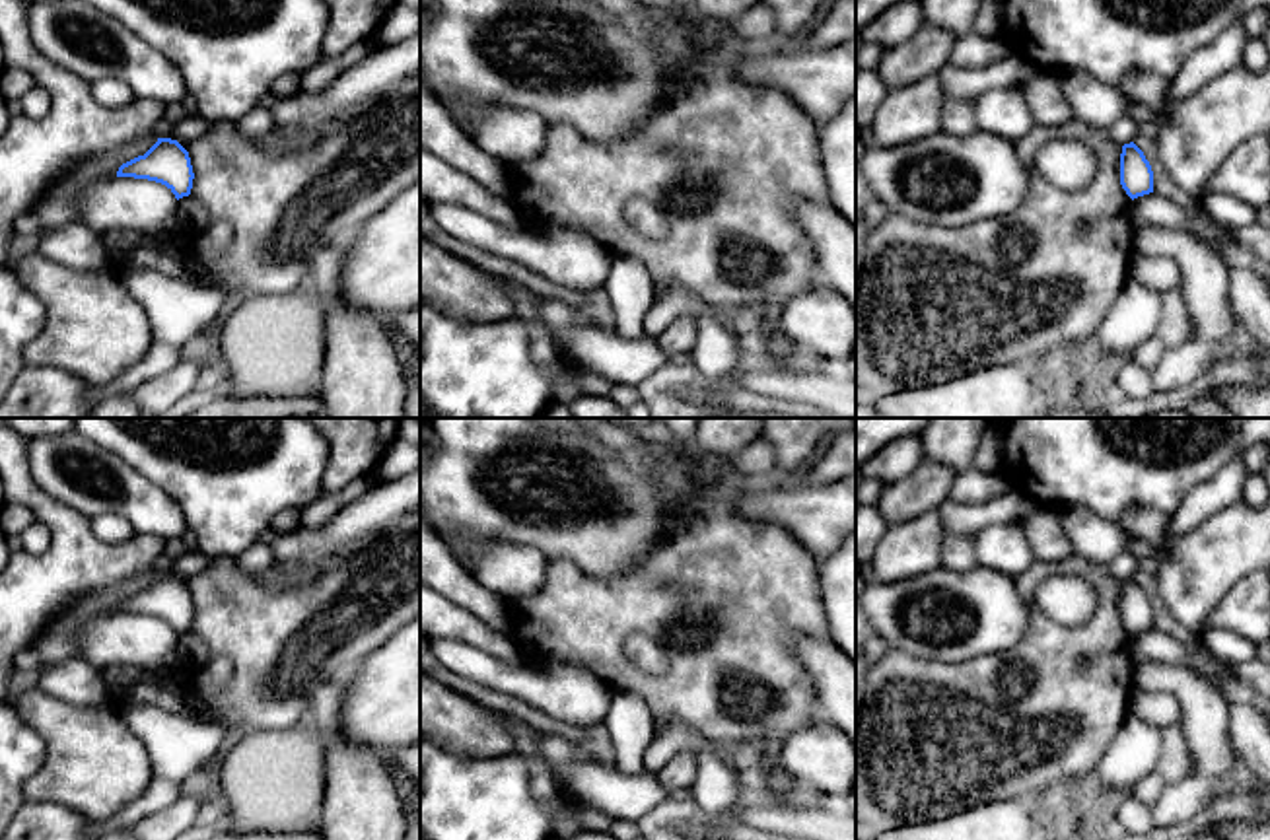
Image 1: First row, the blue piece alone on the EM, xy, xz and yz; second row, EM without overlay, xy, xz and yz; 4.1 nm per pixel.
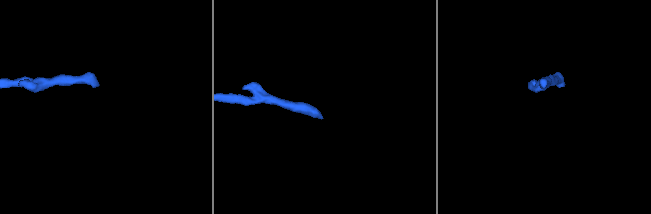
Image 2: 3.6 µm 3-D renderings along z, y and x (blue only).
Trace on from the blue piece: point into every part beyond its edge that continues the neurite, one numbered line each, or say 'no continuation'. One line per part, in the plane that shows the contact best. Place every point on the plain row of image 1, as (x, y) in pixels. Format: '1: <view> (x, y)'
no continuation

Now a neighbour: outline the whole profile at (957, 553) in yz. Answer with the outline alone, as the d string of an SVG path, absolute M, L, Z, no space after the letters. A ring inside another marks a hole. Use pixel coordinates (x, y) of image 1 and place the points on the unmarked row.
M947 535L941 548L943 566L969 572L976 566L972 535Z

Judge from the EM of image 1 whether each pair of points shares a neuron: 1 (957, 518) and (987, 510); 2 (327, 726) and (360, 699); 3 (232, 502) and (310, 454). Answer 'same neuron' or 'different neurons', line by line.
1: same neuron
2: different neurons
3: same neuron

